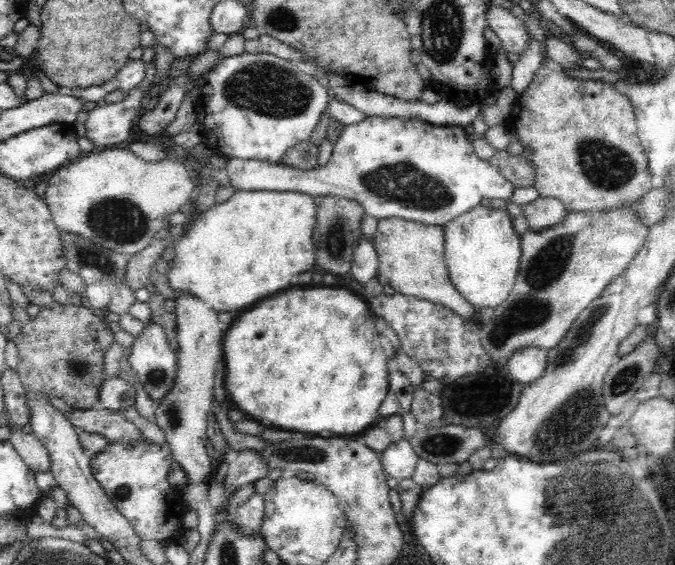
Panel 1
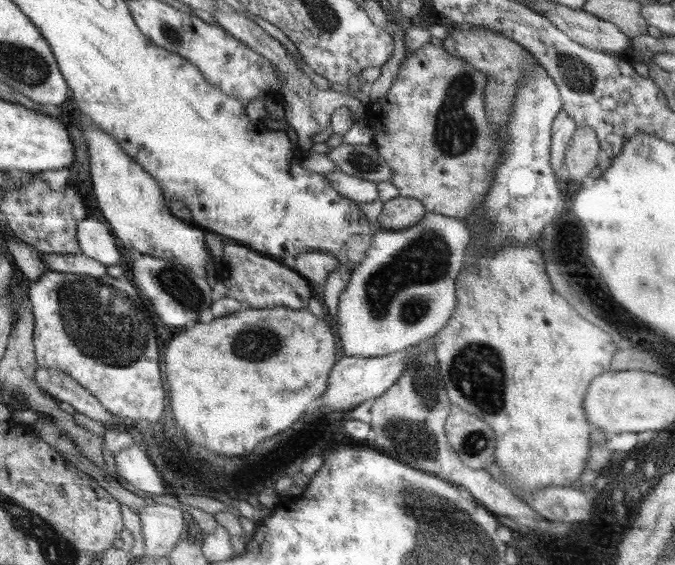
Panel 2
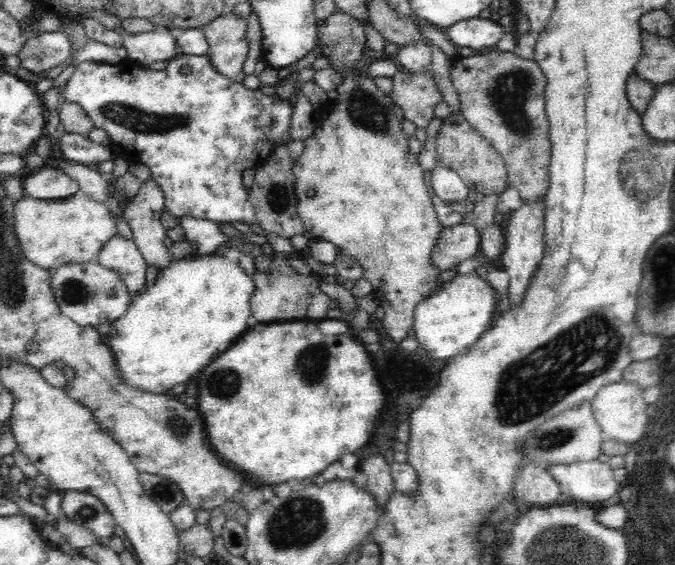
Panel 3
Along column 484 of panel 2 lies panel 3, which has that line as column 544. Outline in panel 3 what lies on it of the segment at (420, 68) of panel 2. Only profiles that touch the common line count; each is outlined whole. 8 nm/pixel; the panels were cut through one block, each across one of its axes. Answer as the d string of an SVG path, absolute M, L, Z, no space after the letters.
M483 50L479 55L455 57L450 62L454 90L458 93L459 112L462 117L502 156L508 171L508 186L516 186L522 202L544 202L550 186L551 120L546 109L547 77L539 64L530 58L520 58L513 52Z

